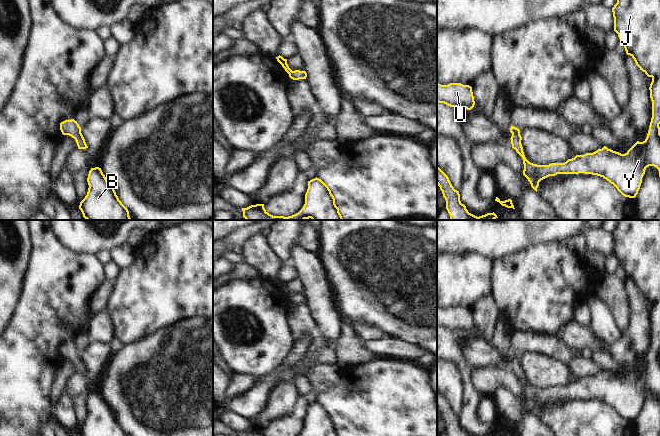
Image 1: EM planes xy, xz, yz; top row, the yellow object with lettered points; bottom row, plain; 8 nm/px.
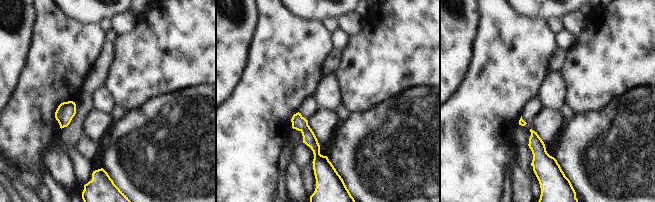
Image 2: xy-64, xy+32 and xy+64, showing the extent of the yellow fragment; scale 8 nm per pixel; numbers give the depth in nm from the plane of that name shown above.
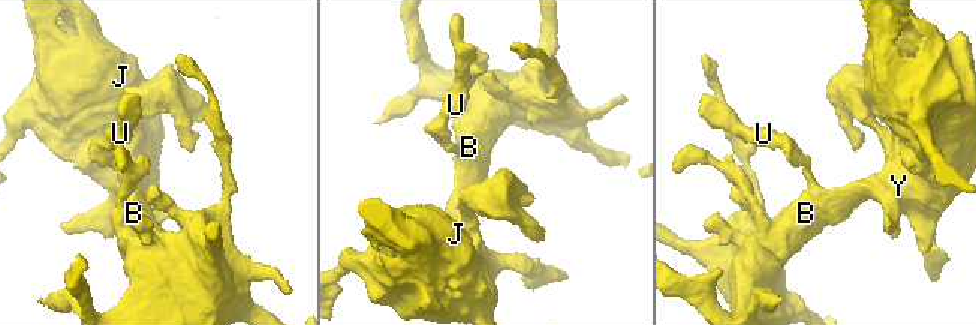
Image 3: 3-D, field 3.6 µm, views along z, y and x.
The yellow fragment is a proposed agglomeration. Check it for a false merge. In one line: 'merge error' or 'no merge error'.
no merge error

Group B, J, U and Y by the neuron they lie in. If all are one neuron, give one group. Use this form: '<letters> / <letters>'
B J U Y

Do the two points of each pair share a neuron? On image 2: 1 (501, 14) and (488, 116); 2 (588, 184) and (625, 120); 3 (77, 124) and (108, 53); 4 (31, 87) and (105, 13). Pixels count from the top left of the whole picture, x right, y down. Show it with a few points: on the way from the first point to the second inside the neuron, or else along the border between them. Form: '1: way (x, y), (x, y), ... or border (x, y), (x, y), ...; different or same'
1: way (501, 39), (501, 82), (496, 91); same
2: way (604, 168), (625, 147), (625, 136); same
3: way (84, 106), (88, 90), (101, 71); same
4: border (71, 18), (85, 24), (99, 25); different

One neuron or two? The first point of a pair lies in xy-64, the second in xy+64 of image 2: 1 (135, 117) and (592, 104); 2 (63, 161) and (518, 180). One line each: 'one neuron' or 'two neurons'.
1: two neurons
2: one neuron

